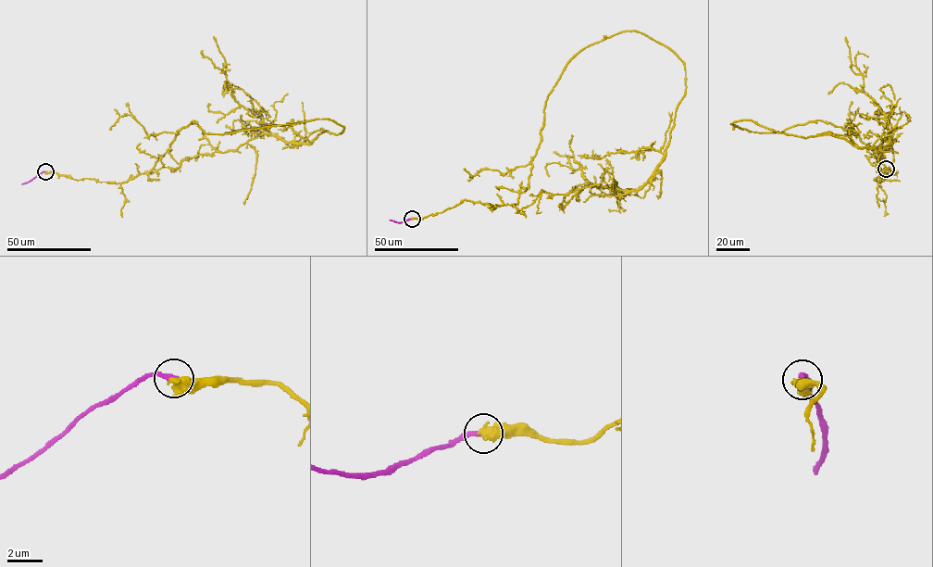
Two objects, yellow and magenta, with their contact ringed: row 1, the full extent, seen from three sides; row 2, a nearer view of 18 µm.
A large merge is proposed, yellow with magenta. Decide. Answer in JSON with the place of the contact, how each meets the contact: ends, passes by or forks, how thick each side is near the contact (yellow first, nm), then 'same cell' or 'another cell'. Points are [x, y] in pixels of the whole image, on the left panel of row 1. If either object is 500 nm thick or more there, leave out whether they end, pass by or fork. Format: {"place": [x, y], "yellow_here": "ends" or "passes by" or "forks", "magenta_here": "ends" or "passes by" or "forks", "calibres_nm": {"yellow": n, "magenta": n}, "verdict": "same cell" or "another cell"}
{"place": [45, 171], "calibres_nm": {"yellow": 600, "magenta": 320}, "verdict": "same cell"}

